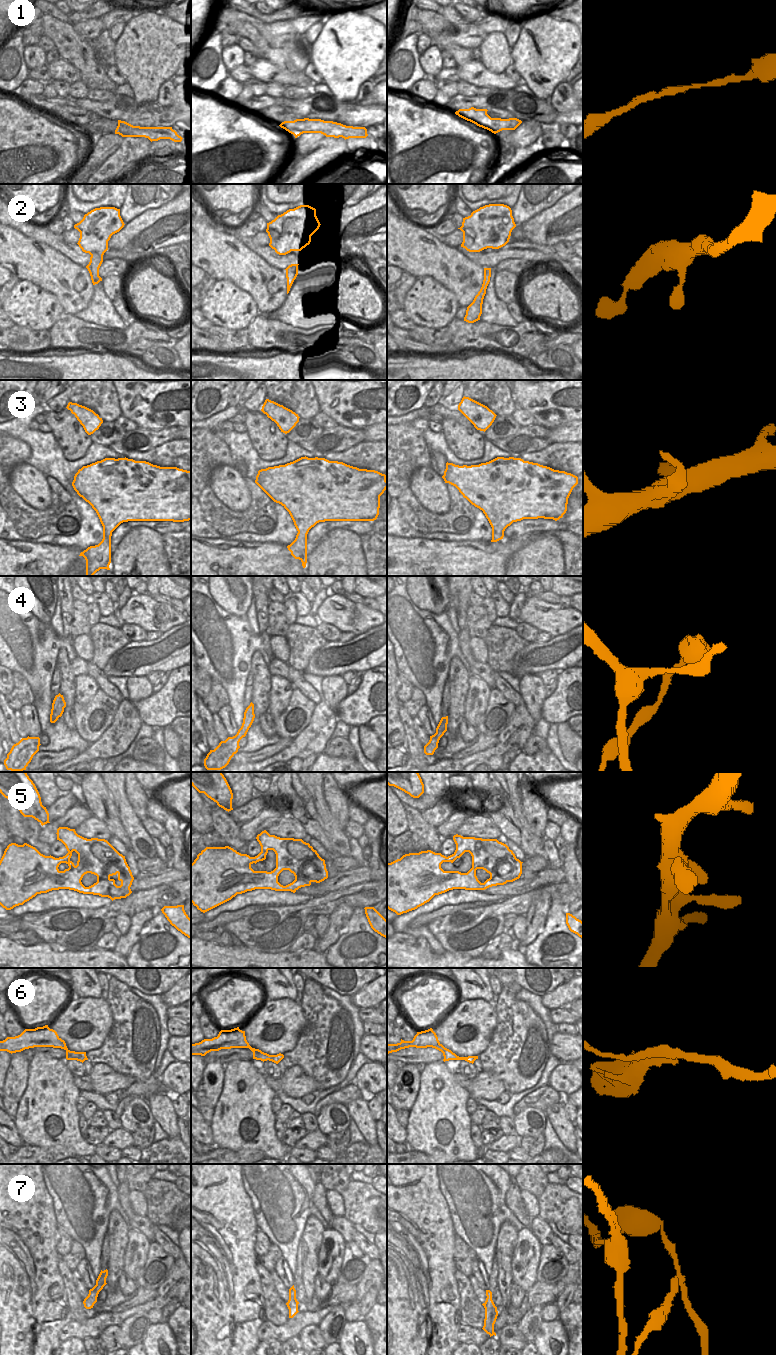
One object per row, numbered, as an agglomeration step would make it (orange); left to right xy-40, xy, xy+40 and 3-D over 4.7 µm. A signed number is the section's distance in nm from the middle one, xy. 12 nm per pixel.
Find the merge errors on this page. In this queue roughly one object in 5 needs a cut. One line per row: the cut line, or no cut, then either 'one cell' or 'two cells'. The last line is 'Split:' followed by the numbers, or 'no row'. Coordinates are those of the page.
1: cut none; one cell
2: cut none; one cell
3: cut none; one cell
4: cut none; one cell
5: cut none; one cell
6: cut xy+40 (446, 1048), (442, 1052); two cells
7: cut xy (291, 1288), (289, 1294); two cells
Split: 6, 7

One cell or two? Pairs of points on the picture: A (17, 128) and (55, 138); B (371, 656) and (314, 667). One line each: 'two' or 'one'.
A: one
B: one

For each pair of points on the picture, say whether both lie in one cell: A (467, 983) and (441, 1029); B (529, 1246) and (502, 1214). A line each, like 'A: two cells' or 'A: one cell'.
A: two cells
B: two cells

